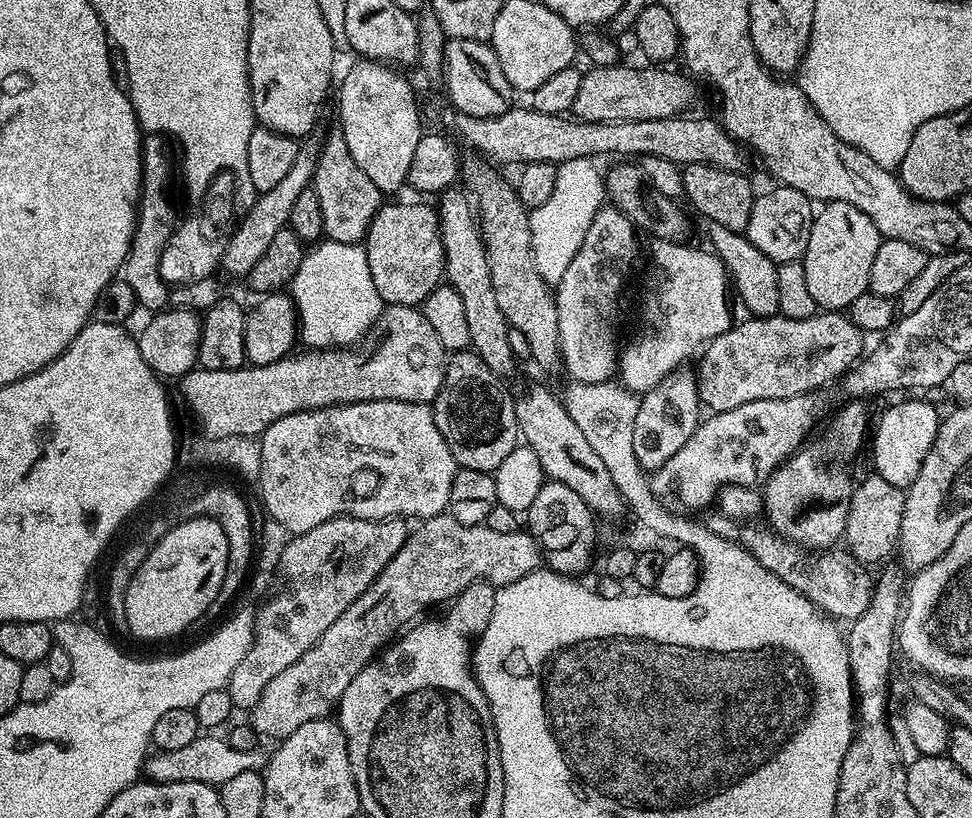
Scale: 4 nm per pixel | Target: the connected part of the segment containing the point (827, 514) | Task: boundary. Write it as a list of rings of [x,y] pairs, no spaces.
[[[801,450],[779,464],[762,485],[762,510],[773,532],[785,536],[793,544],[805,550],[828,550],[844,540],[846,518],[854,487],[851,479],[845,478],[836,484],[836,476],[820,465],[812,452]]]

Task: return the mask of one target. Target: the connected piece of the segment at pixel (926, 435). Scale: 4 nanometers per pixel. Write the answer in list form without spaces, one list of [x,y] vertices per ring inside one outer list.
[[[904,400],[901,404],[892,404],[880,416],[880,421],[875,421],[874,431],[870,436],[870,451],[875,475],[886,478],[890,486],[898,486],[905,490],[918,478],[918,470],[922,470],[922,462],[926,462],[926,454],[930,452],[930,446],[934,444],[934,438],[940,429],[941,413],[936,413],[936,408],[932,404],[927,404],[924,400]]]

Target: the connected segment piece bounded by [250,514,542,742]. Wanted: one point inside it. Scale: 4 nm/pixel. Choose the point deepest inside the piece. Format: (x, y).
(440, 557)

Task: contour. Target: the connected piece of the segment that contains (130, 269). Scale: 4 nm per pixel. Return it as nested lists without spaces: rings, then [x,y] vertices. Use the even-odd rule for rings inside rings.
[[[148,134],[143,137],[144,173],[140,179],[140,203],[136,209],[136,229],[122,269],[122,278],[130,286],[130,290],[134,290],[137,305],[141,309],[149,308],[149,313],[152,314],[169,307],[170,285],[162,278],[160,263],[162,252],[166,250],[166,242],[170,242],[178,223],[171,196],[174,156],[168,153],[168,144],[169,141],[159,134]]]

